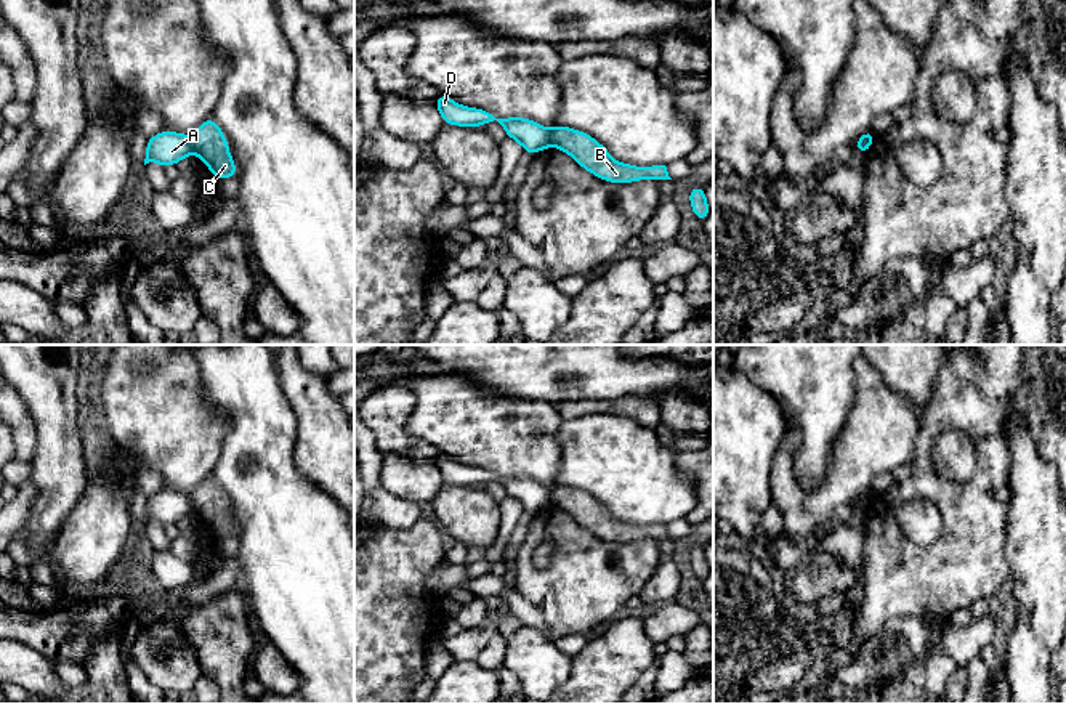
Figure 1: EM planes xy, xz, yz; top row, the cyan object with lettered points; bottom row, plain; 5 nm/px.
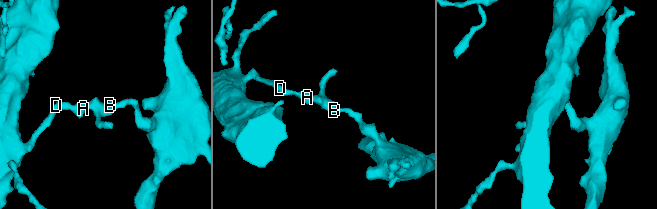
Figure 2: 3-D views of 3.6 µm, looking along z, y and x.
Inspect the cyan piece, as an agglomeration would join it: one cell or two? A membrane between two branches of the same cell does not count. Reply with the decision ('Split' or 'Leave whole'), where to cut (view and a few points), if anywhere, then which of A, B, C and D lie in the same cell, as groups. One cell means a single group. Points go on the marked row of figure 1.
Split. Split along xz (549, 130), (552, 145). Groups: A D / B C

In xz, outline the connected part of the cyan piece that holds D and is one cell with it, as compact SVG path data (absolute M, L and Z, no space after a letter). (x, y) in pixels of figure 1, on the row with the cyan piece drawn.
M438 95L433 101L439 109L444 125L483 127L497 122L505 128L508 138L516 140L523 149L532 156L551 146L550 130L524 117L497 117L484 109L460 106L446 95Z

